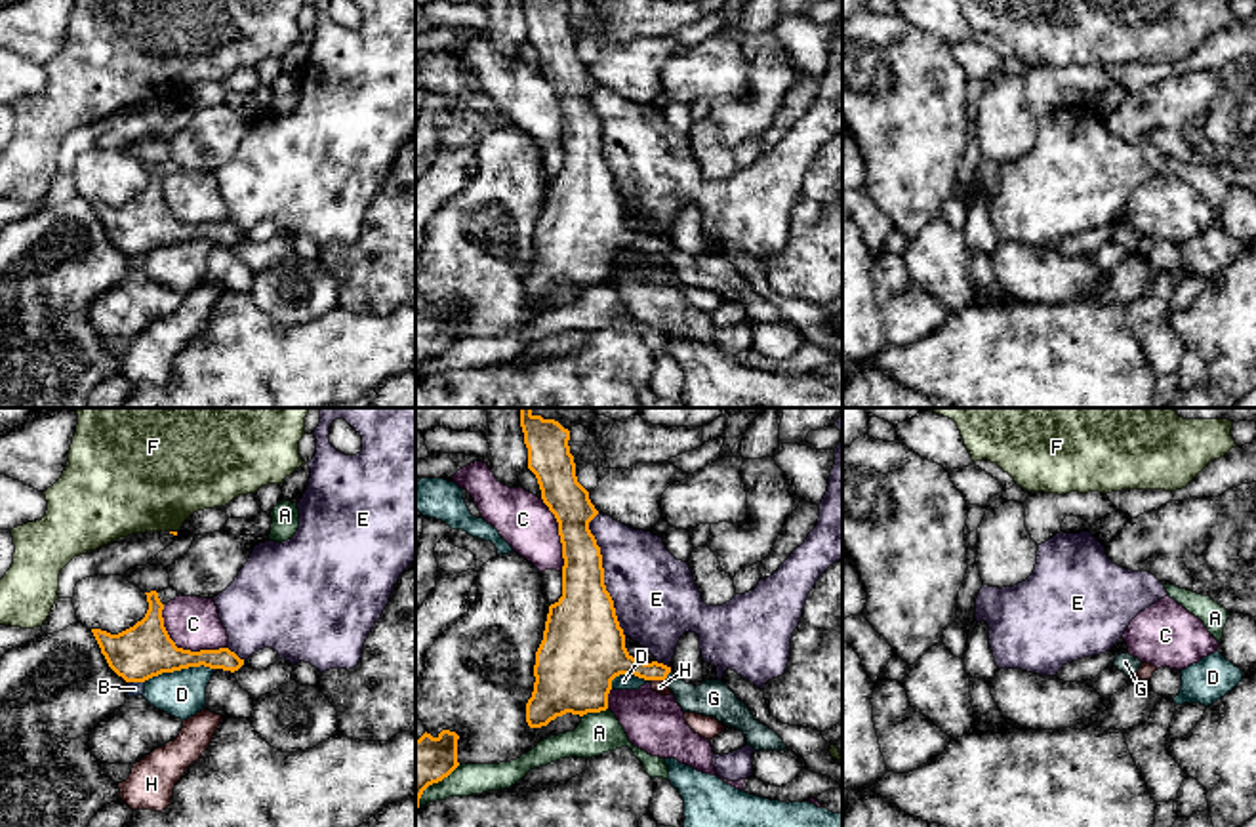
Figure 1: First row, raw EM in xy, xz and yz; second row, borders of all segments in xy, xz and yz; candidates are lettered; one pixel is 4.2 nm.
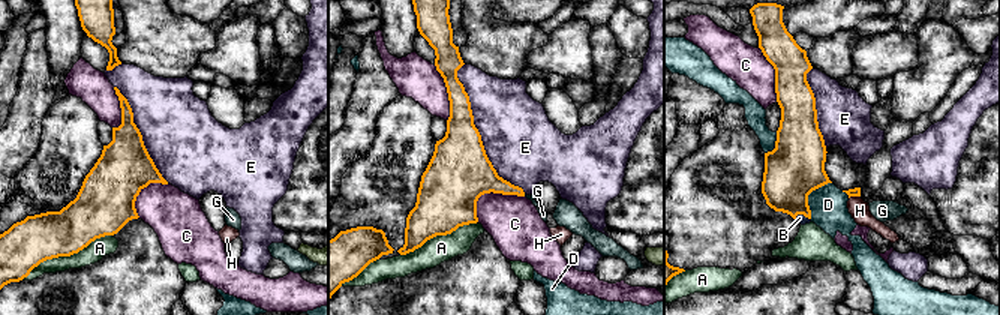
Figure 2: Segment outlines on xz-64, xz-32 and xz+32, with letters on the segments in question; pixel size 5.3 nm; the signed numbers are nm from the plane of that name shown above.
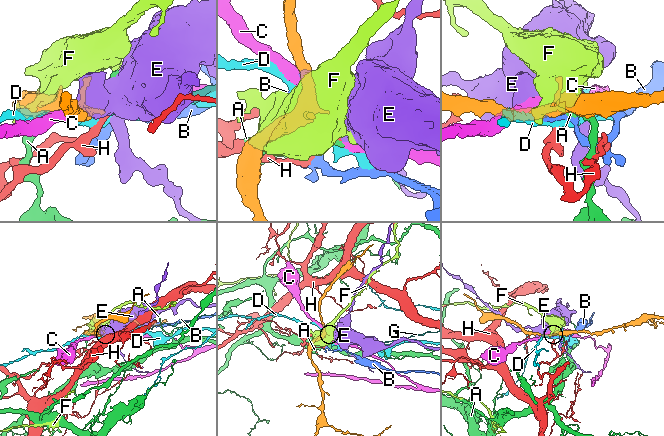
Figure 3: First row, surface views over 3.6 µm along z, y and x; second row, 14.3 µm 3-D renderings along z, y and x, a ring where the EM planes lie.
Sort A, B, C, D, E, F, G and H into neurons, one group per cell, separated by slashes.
A / B / C / D / E / F / G / H

